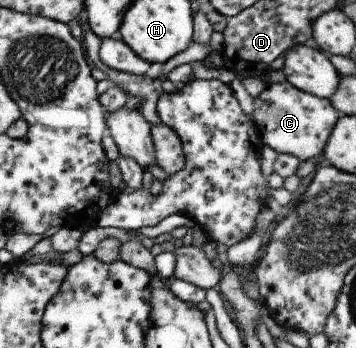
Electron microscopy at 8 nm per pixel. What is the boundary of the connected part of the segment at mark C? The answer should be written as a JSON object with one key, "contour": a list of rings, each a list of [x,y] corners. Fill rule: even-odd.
{"contour":[[[287,82],[267,84],[249,111],[263,135],[264,144],[278,154],[292,155],[300,162],[320,155],[338,120],[338,111],[328,99],[299,91]]]}

